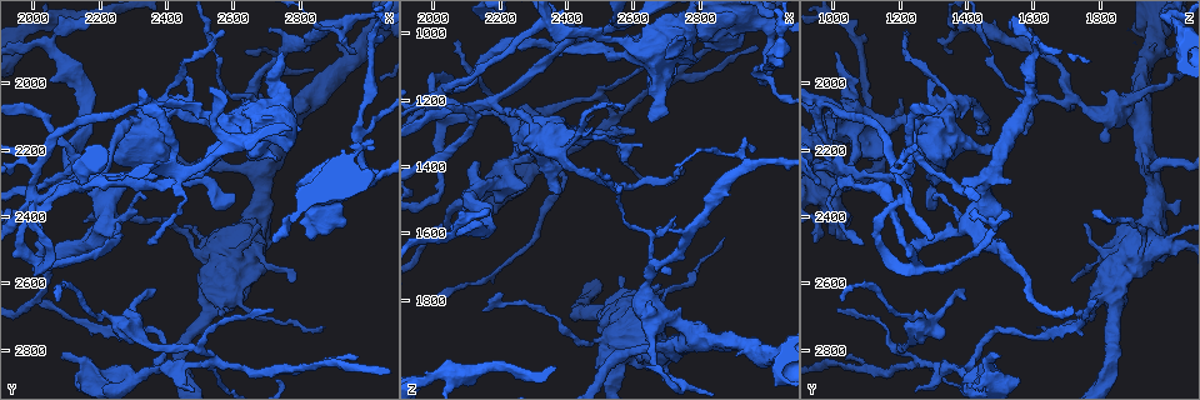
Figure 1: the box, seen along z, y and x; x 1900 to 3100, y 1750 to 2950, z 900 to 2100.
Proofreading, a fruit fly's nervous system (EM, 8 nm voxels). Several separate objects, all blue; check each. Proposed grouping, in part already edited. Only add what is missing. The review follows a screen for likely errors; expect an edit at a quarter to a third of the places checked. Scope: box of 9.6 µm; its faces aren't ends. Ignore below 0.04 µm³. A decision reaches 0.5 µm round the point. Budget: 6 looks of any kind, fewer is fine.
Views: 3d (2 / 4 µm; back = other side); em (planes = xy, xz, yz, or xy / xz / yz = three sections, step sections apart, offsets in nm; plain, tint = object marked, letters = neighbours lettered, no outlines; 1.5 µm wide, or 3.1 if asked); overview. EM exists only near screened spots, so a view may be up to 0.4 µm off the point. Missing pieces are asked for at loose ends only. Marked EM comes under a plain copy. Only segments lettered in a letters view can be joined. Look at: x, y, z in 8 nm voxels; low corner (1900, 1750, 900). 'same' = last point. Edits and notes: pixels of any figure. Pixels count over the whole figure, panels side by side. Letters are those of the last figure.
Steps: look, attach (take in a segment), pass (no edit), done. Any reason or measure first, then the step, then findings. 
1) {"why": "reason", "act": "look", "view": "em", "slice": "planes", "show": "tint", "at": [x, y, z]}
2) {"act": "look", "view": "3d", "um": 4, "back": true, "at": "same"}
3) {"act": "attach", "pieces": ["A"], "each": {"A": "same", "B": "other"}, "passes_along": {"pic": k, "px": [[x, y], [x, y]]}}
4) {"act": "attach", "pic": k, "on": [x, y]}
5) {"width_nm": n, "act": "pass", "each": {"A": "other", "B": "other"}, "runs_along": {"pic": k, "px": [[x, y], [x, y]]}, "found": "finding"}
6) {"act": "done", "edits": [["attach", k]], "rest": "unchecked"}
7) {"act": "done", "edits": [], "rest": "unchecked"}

{"why": "free end", "act": "look", "view": "3d", "um": 2, "at": [2090, 2820, 1500]}

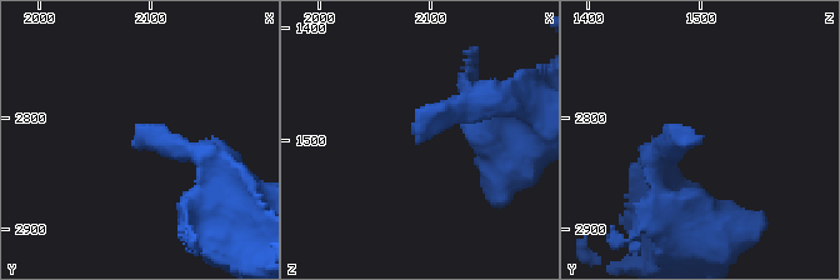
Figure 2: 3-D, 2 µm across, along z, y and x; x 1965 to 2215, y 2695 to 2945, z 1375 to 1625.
{"act": "look", "view": "em", "slice": "xz", "step": 8, "show": "tint", "at": [2088, 2818, 1502]}

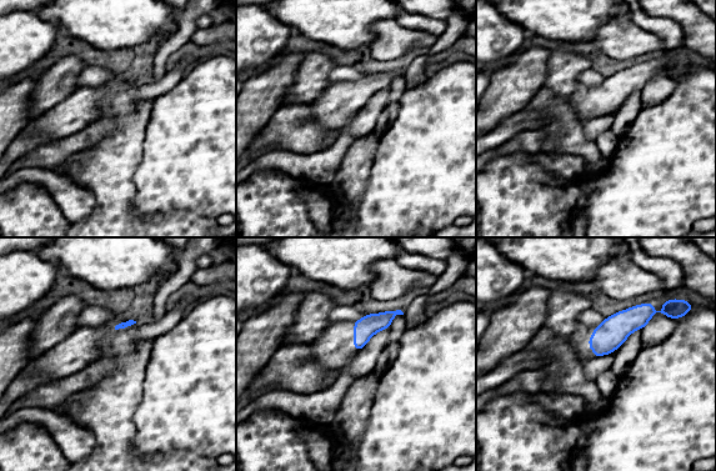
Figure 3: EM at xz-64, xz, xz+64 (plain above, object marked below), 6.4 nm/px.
{"act": "look", "view": "em", "slice": "planes", "show": "letters", "at": "same"}

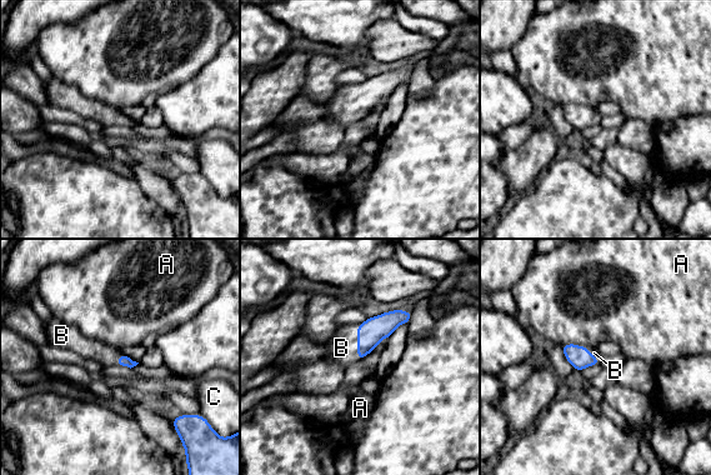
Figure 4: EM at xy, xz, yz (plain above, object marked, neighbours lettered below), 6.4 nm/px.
{"act": "attach", "pieces": ["B"], "each": {"A": "other", "B": "same", "C": "other"}, "found": "it goes on there"}

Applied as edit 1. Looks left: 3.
{"act": "look", "view": "overview"}

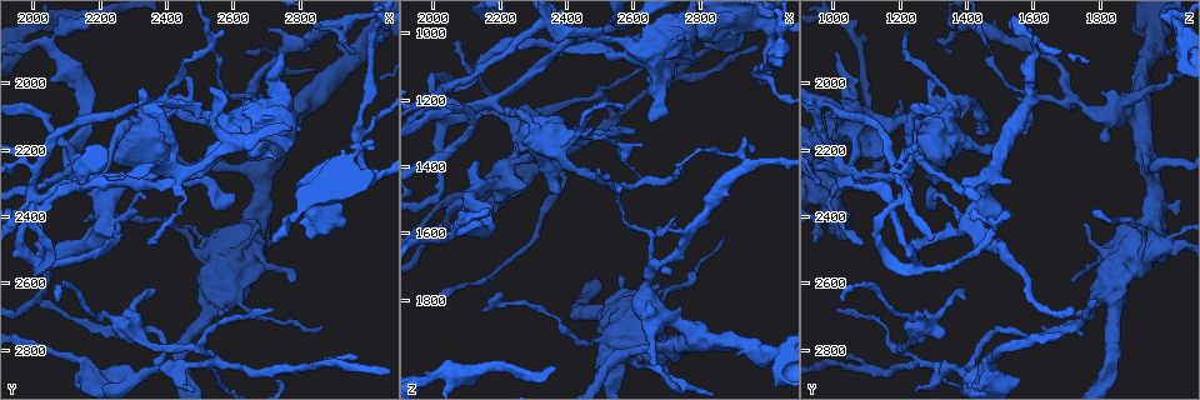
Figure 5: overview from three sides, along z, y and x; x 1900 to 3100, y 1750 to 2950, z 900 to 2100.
{"why": "tapers out", "act": "look", "view": "em", "slice": "planes", "show": "letters", "at": [2790, 2590, 1710]}

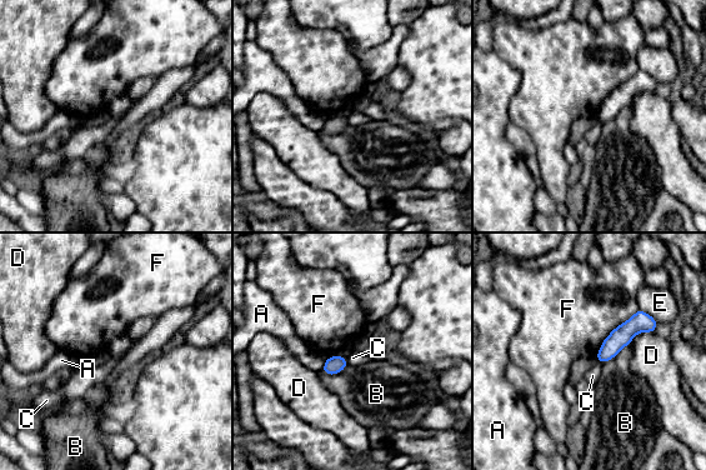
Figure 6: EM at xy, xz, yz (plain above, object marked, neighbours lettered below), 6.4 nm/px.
{"width_nm": 110, "act": "pass", "each": {"A": "other", "B": "other", "C": "other", "D": "other", "E": "other", "F": "other"}, "runs_along": {"pic": 6, "px": [[652, 323], [637, 323], [600, 358]]}, "found": "none of them fits"}

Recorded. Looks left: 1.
{"why": "branch stops here", "act": "look", "view": "em", "slice": "planes", "show": "letters", "at": [2370, 2190, 1490]}

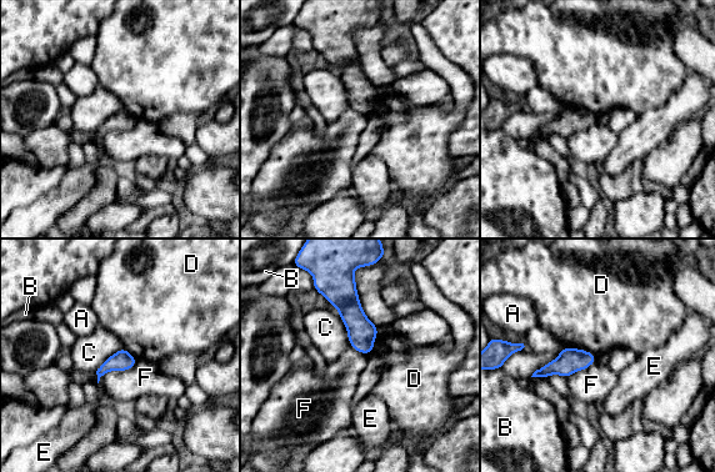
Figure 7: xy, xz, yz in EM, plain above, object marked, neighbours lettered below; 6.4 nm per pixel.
{"act": "pass", "each": {"A": "other", "B": "other", "C": "other", "D": "other", "E": "other", "F": "other"}, "border": {"pic": 7, "px": [[136, 361], [96, 382]]}, "found": "no lettered segment goes on from it"}

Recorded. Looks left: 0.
{"act": "done", "edits": [["attach", 4]], "rest": "unchecked"}

